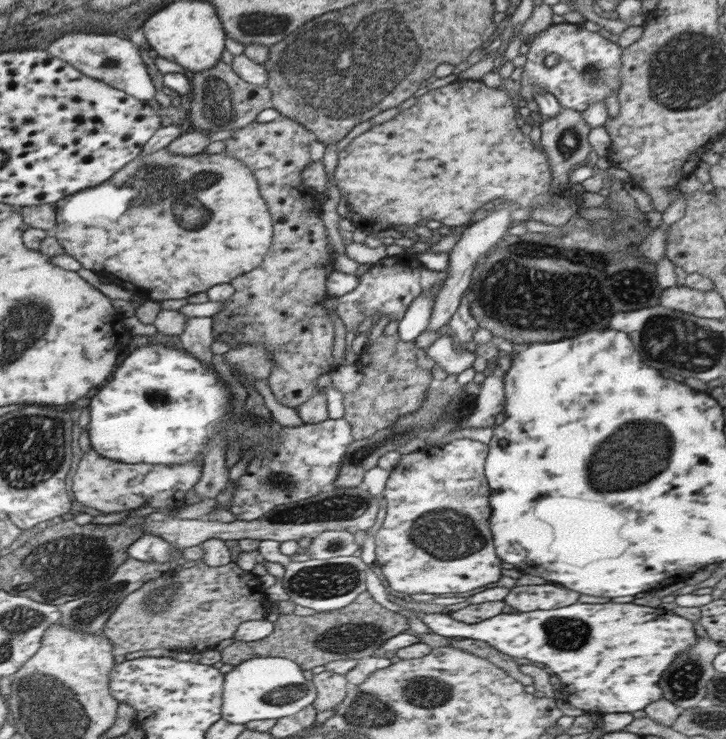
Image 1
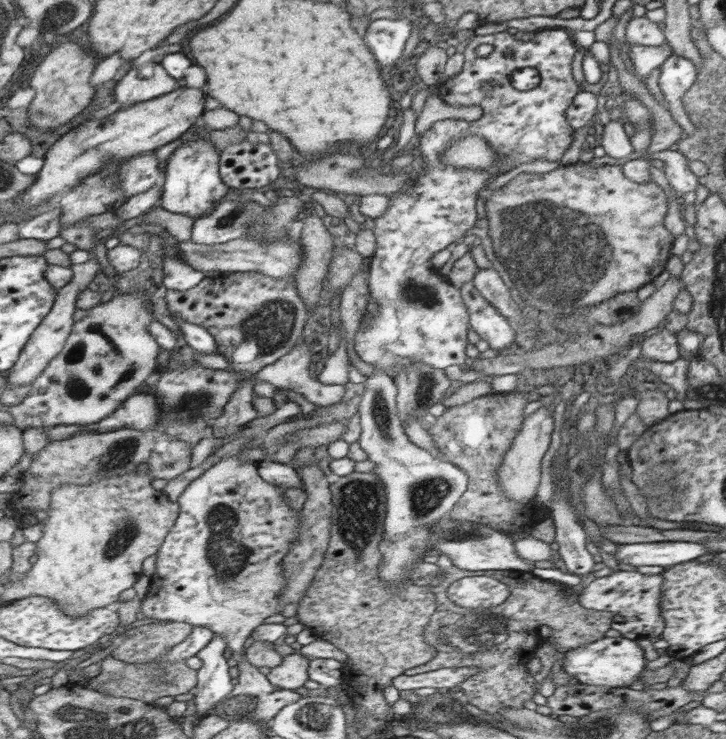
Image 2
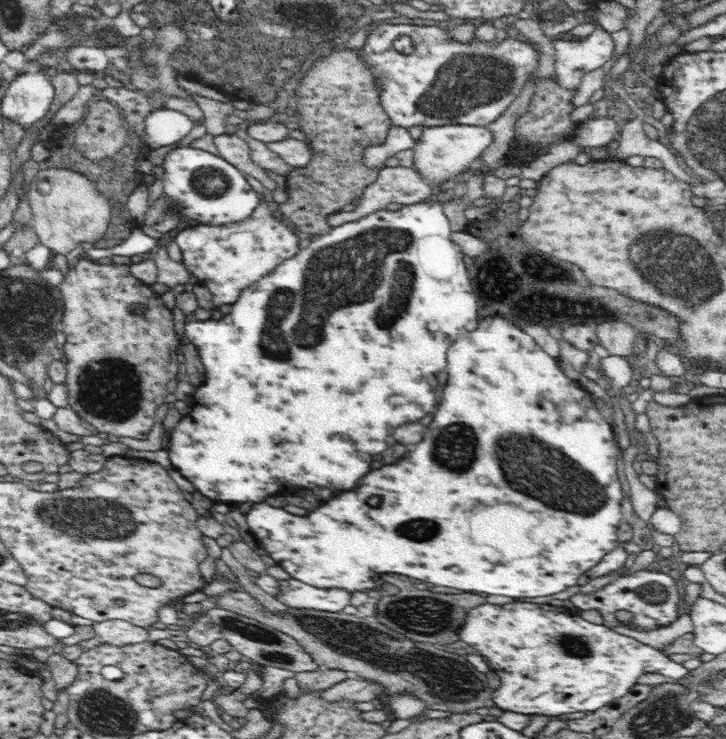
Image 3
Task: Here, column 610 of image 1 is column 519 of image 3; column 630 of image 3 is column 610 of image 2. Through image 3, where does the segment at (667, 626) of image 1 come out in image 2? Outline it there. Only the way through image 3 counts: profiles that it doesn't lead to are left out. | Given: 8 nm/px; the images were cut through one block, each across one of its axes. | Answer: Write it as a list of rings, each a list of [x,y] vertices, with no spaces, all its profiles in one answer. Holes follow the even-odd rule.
[[[605,636],[596,642],[570,646],[564,651],[566,656],[561,660],[562,670],[568,676],[576,679],[580,684],[600,686],[610,690],[639,687],[638,680],[648,662],[636,640],[623,636],[618,638]]]

